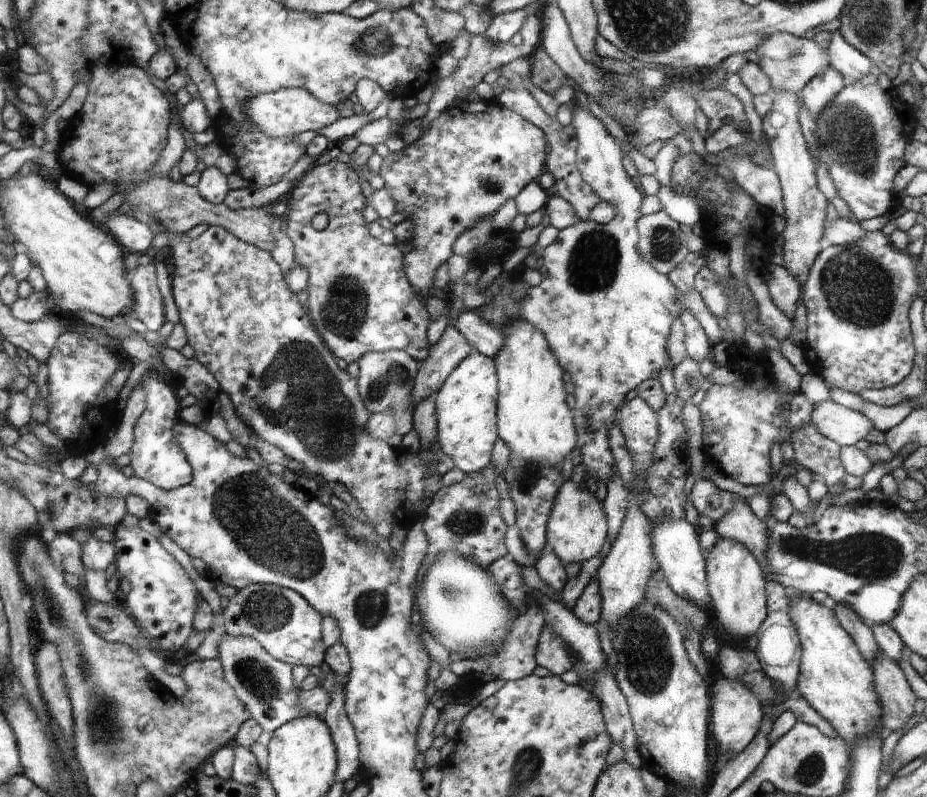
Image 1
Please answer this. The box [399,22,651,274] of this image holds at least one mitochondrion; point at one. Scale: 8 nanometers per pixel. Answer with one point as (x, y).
(492, 184)

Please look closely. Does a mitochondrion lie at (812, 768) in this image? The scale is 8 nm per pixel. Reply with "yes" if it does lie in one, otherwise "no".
yes

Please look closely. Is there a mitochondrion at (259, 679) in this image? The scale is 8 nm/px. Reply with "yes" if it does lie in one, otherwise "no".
yes

